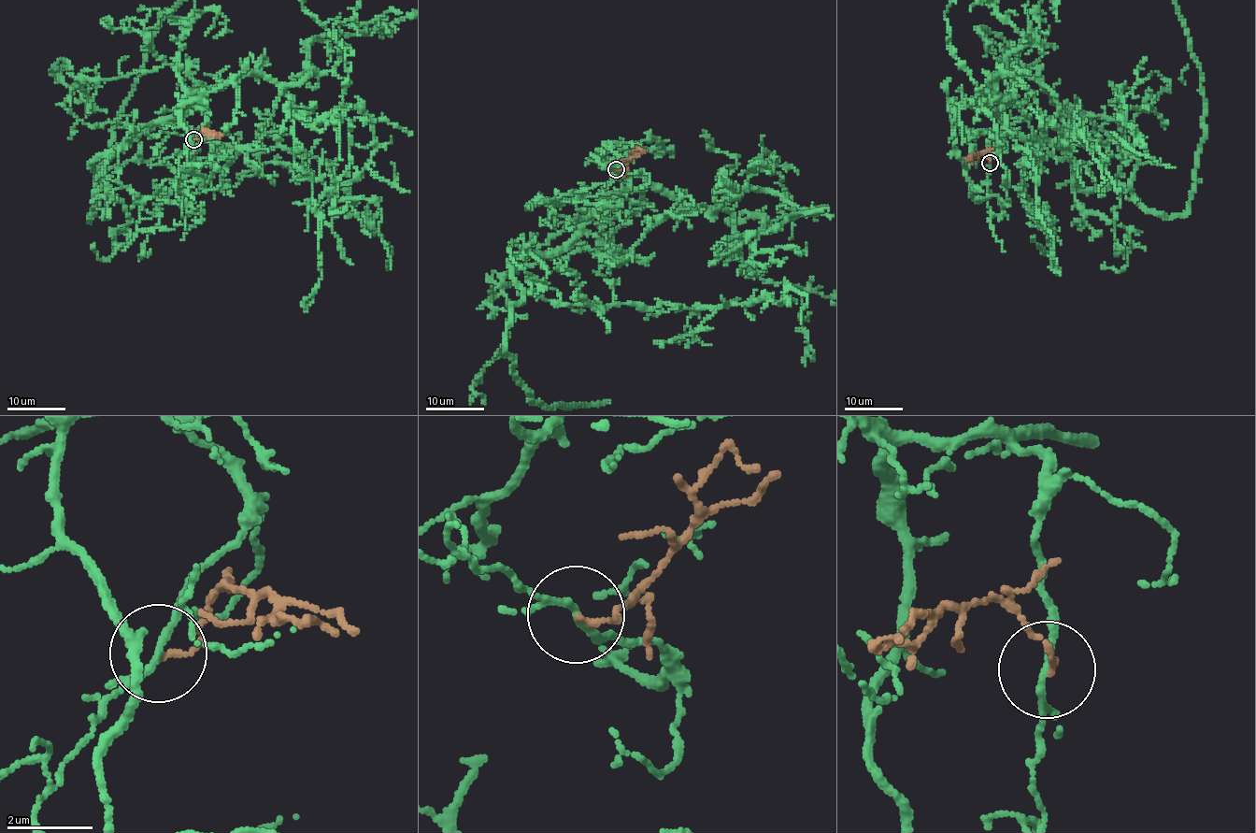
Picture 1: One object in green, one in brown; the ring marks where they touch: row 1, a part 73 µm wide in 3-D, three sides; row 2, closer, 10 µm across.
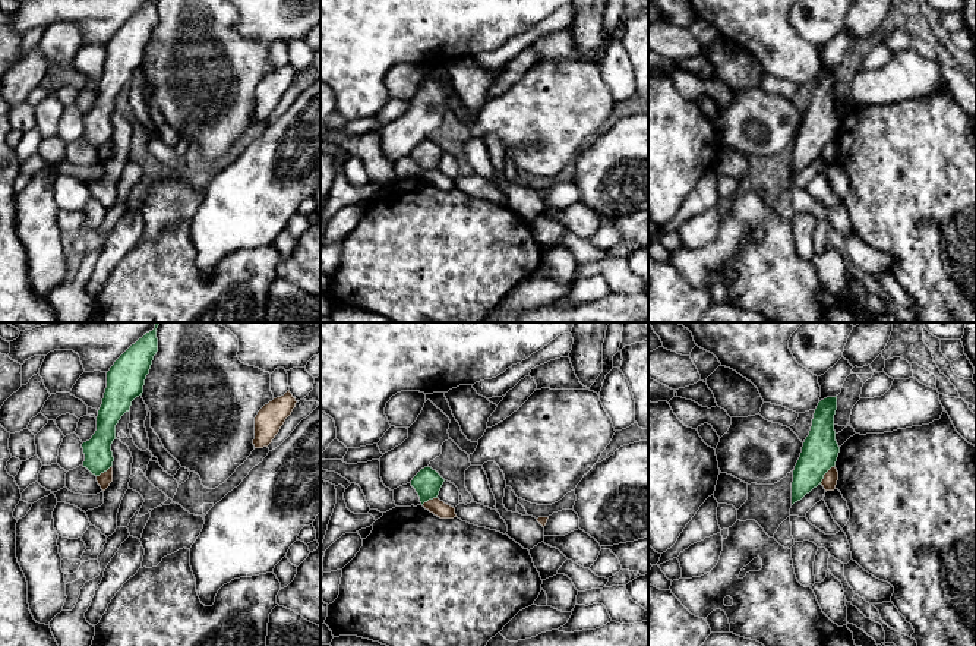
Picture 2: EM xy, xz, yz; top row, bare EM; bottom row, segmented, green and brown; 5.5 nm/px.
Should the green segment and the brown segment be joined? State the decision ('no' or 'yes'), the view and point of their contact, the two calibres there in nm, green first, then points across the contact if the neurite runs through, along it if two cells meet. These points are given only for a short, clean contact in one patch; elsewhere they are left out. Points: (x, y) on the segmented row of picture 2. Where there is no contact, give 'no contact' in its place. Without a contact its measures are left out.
no; contact yz (824, 473); calibres 200 and 80 nm; border yz (834, 465), (820, 484)

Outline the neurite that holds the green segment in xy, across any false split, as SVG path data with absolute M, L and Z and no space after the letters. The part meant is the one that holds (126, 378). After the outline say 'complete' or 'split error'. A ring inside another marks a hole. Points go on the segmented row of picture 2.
M155 322L155 328L132 344L107 372L107 388L97 416L97 431L89 441L82 444L85 454L83 467L95 476L100 476L113 466L111 444L116 439L116 425L130 410L132 401L143 393L146 375L158 352L157 328L159 324Z | complete

